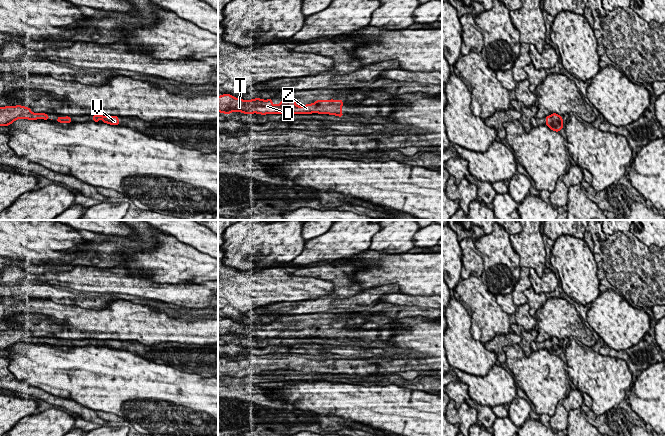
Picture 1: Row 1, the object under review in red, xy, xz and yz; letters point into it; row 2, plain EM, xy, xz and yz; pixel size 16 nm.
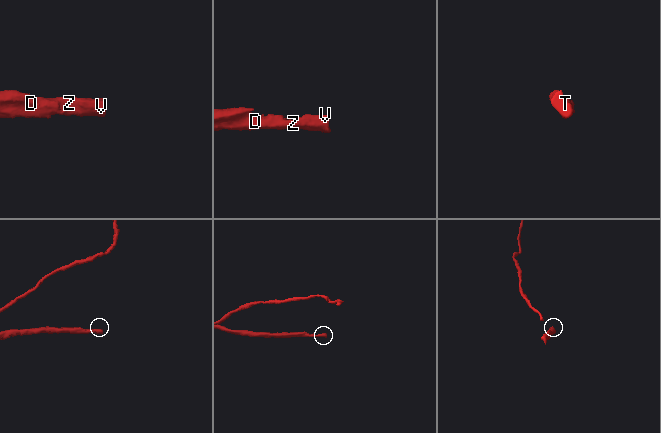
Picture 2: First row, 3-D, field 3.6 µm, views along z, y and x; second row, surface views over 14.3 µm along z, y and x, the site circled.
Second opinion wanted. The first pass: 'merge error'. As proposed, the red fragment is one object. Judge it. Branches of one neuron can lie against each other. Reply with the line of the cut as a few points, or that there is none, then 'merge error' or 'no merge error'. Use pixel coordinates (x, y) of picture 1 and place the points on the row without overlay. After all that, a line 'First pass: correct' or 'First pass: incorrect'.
no cut | no merge error
First pass: incorrect

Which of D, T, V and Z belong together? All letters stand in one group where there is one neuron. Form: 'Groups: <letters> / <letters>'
Groups: D T V Z

